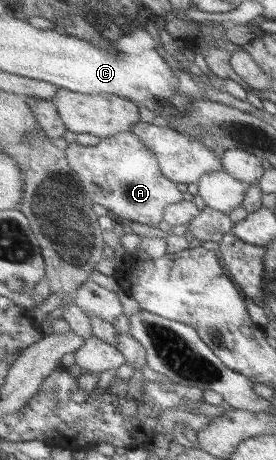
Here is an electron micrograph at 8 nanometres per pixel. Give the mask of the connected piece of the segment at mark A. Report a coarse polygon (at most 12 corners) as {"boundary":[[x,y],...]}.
{"boundary":[[135,132],[72,142],[95,203],[156,228],[184,201]]}

